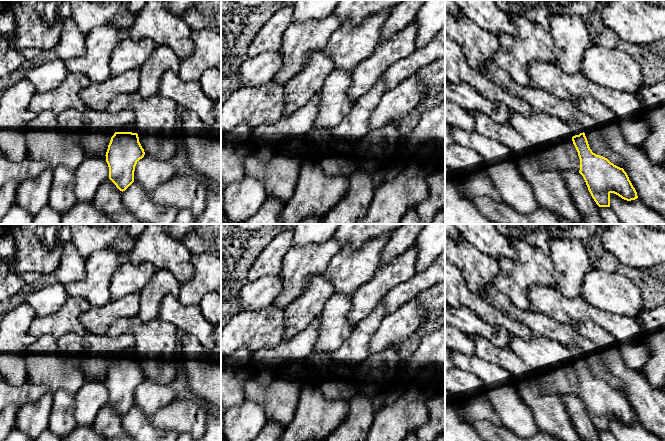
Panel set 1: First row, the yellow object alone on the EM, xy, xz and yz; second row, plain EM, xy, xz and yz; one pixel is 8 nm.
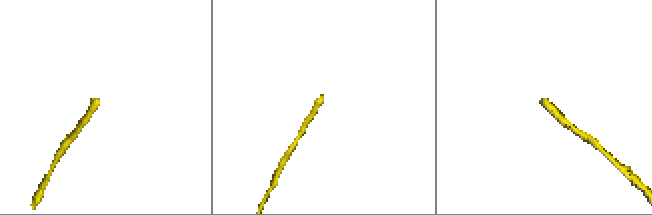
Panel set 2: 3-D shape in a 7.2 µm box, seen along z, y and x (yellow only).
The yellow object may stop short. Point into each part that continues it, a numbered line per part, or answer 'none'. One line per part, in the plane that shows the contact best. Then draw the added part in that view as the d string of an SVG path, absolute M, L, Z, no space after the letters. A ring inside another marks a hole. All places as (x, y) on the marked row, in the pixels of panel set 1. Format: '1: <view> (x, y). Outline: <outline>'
1: xy (131, 127). Outline: M134 123L128 124L123 127L121 132L132 132L132 133L137 133L136 126Z

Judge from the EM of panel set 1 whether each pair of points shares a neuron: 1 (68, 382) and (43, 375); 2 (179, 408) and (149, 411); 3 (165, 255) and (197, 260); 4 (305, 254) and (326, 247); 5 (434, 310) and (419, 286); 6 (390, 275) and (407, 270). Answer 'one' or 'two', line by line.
1: one
2: two
3: two
4: one
5: two
6: one

